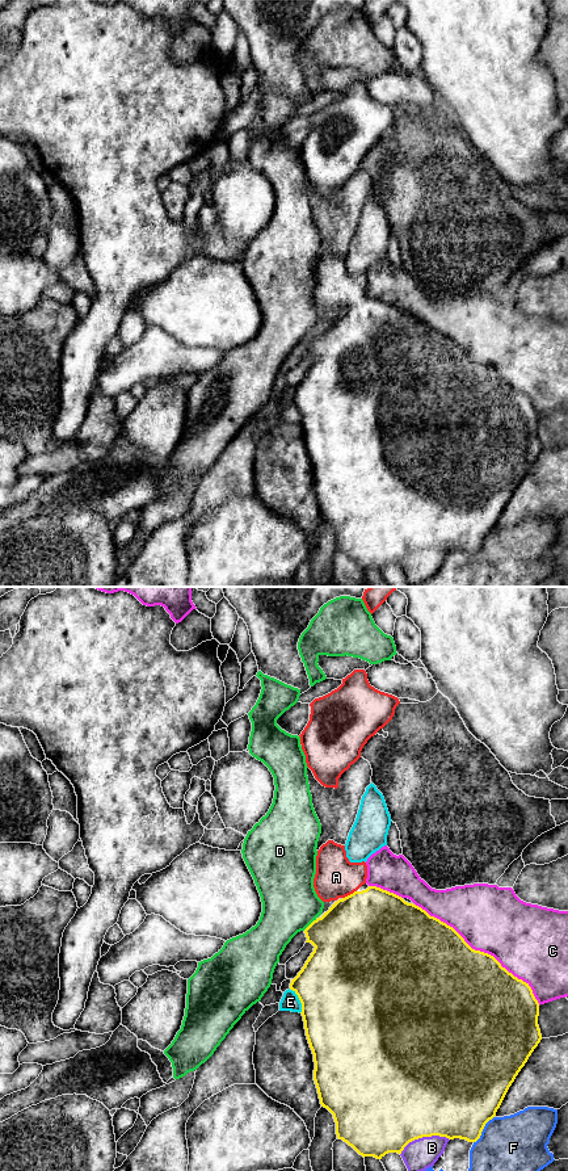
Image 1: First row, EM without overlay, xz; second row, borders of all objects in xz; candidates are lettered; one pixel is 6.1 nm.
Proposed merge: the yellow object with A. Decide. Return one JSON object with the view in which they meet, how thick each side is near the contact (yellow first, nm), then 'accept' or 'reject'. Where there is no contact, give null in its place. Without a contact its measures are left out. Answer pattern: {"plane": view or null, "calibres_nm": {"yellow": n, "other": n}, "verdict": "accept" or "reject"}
{"plane": "xz", "calibres_nm": {"yellow": 500, "other": 260}, "verdict": "accept"}

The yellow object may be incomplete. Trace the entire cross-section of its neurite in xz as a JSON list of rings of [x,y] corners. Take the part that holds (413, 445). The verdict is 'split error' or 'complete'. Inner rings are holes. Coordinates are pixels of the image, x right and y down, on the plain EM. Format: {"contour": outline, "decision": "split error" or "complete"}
{"contour": [[[328,252],[317,263],[314,299],[323,314],[333,312],[335,315],[304,341],[306,354],[311,354],[315,360],[302,382],[291,391],[290,402],[298,407],[302,415],[300,425],[314,466],[314,492],[320,516],[333,526],[337,550],[346,554],[363,570],[382,571],[388,564],[401,566],[409,554],[432,547],[476,554],[485,536],[496,528],[509,499],[542,452],[538,437],[539,415],[529,395],[509,385],[493,368],[472,361],[453,339],[430,328],[421,319],[376,298],[359,303],[358,301],[366,295],[366,290],[366,274],[350,274],[345,257]]], "decision": "split error"}

